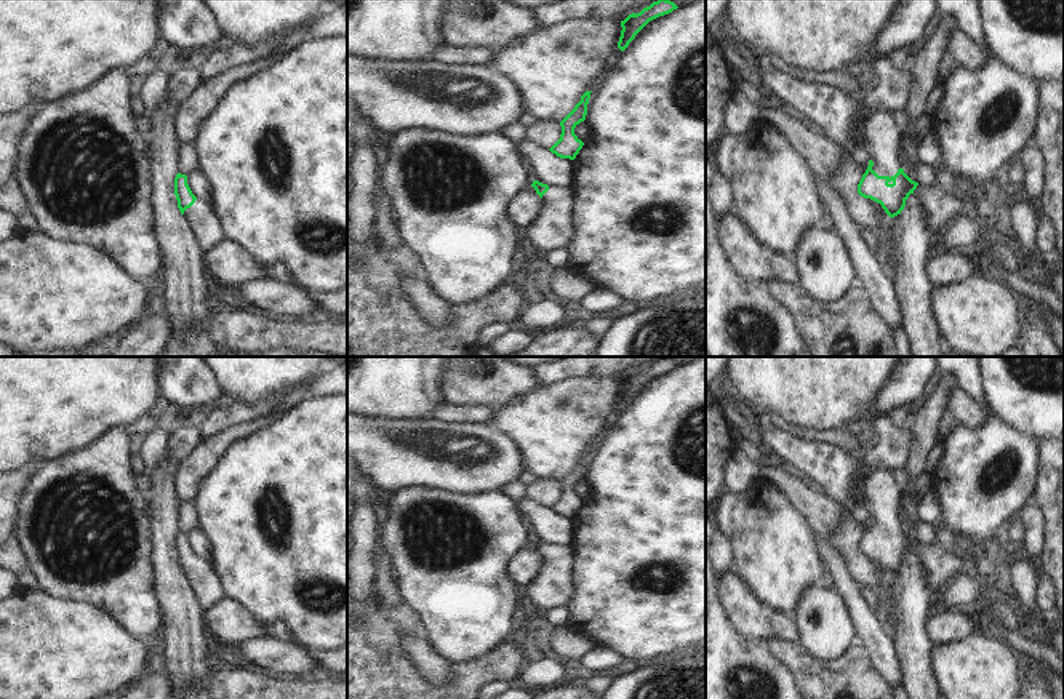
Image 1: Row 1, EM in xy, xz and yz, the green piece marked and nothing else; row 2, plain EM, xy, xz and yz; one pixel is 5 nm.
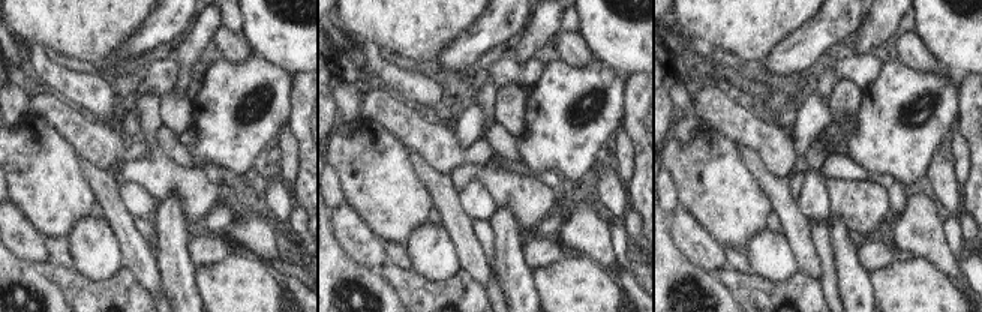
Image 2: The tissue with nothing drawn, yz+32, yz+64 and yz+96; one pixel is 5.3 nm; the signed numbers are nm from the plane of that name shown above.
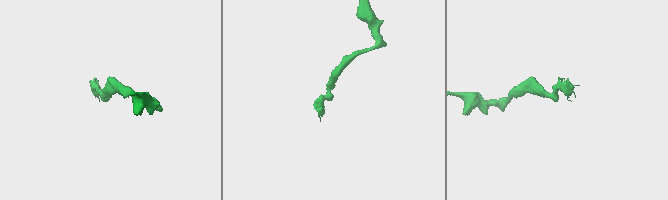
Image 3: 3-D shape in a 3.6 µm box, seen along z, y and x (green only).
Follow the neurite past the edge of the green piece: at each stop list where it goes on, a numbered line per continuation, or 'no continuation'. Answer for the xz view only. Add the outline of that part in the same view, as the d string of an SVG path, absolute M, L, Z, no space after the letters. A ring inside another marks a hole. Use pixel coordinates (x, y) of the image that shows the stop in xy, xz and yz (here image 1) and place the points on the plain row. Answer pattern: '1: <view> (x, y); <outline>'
1: xz (552, 586); M549 545L542 553L542 565L523 592L539 614L550 606L566 606L571 593L573 545Z

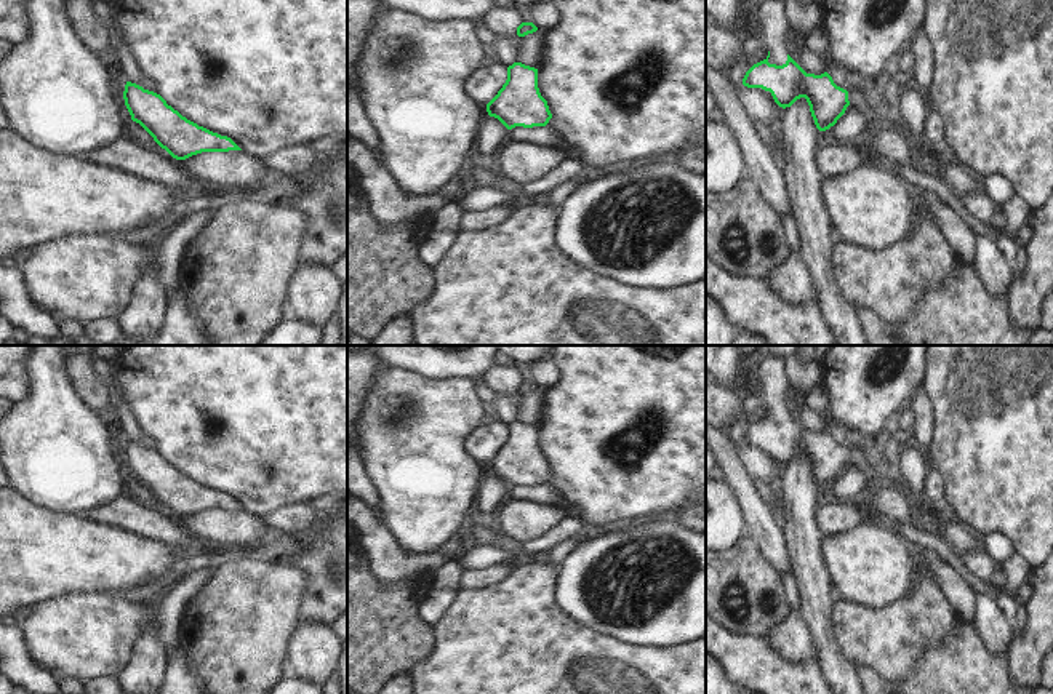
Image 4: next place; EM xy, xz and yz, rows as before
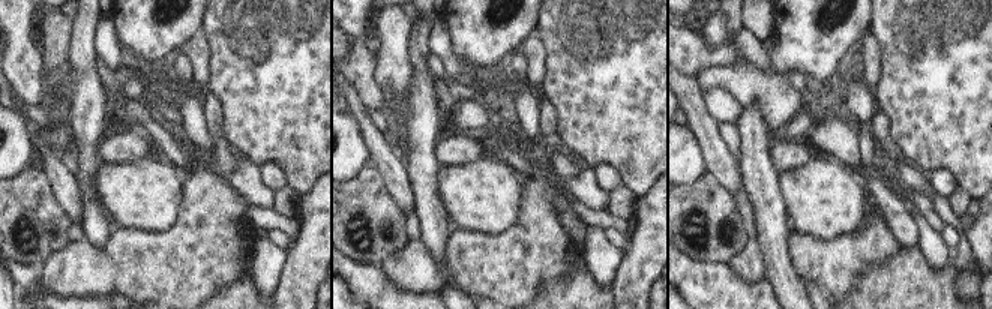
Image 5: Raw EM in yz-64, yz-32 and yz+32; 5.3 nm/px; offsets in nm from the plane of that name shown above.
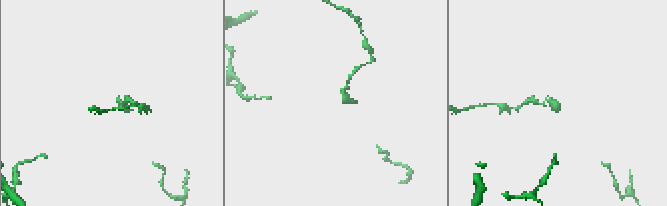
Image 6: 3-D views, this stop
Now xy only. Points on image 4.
no continuation

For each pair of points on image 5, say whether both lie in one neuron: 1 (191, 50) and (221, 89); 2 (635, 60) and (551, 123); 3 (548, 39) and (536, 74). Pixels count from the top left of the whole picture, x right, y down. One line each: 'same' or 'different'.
1: different
2: different
3: different

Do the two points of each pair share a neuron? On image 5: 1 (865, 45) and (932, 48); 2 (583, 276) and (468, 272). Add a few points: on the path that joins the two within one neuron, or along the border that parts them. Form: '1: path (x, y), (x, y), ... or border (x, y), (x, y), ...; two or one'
1: border (869, 30), (881, 53), (881, 78), (878, 81); two
2: border (581, 254), (565, 276), (548, 279), (538, 293); two

